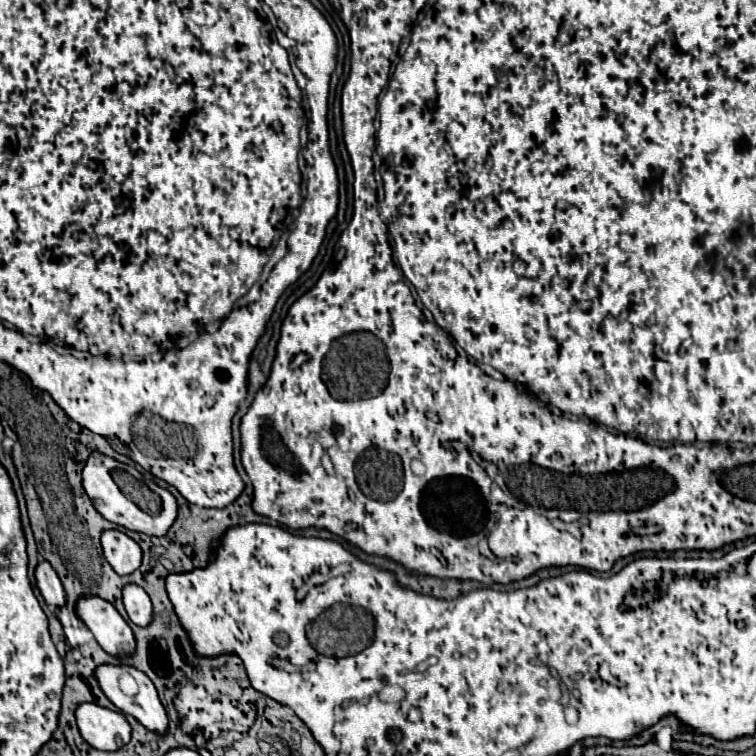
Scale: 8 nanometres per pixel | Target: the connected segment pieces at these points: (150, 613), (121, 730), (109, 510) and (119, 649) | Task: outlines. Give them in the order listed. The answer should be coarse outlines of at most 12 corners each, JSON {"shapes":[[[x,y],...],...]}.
{"shapes":[[[138,585],[124,587],[124,607],[130,621],[148,627],[154,609]],[[82,703],[76,721],[94,749],[118,751],[130,741],[126,717]],[[94,451],[82,477],[96,511],[128,531],[166,535],[178,503],[166,489],[162,513],[148,515],[120,491],[112,469],[134,467]],[[82,597],[76,611],[106,653],[136,651],[114,605]]]}

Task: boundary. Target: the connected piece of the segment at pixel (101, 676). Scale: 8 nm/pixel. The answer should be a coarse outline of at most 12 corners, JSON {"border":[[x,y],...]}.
{"border":[[96,669],[104,695],[148,731],[166,735],[168,715],[146,673]]}

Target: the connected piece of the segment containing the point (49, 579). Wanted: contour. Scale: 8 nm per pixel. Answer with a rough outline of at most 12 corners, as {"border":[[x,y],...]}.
{"border":[[50,563],[36,567],[38,589],[48,605],[66,605],[64,587]]}

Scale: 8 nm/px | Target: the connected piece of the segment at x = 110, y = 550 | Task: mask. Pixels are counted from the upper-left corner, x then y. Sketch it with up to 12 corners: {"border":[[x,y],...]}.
{"border":[[104,531],[104,557],[118,575],[142,563],[140,545],[122,531]]}

